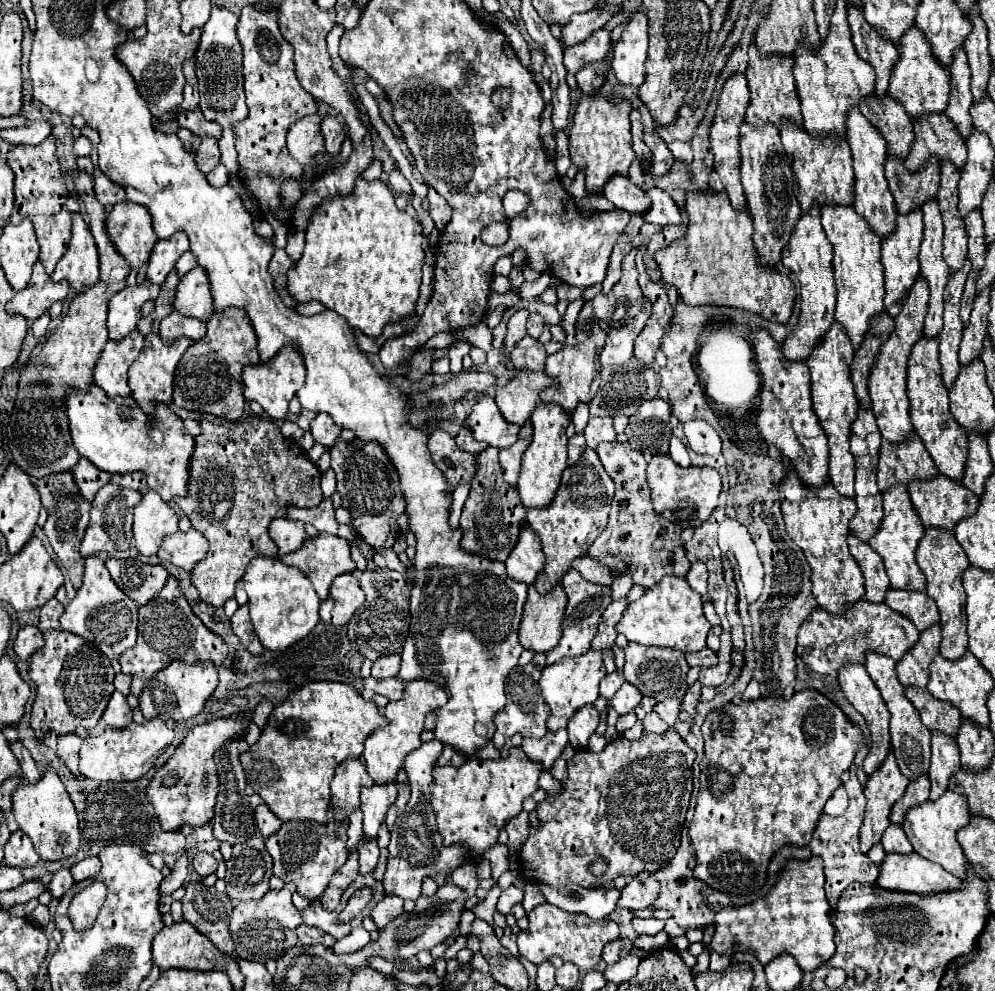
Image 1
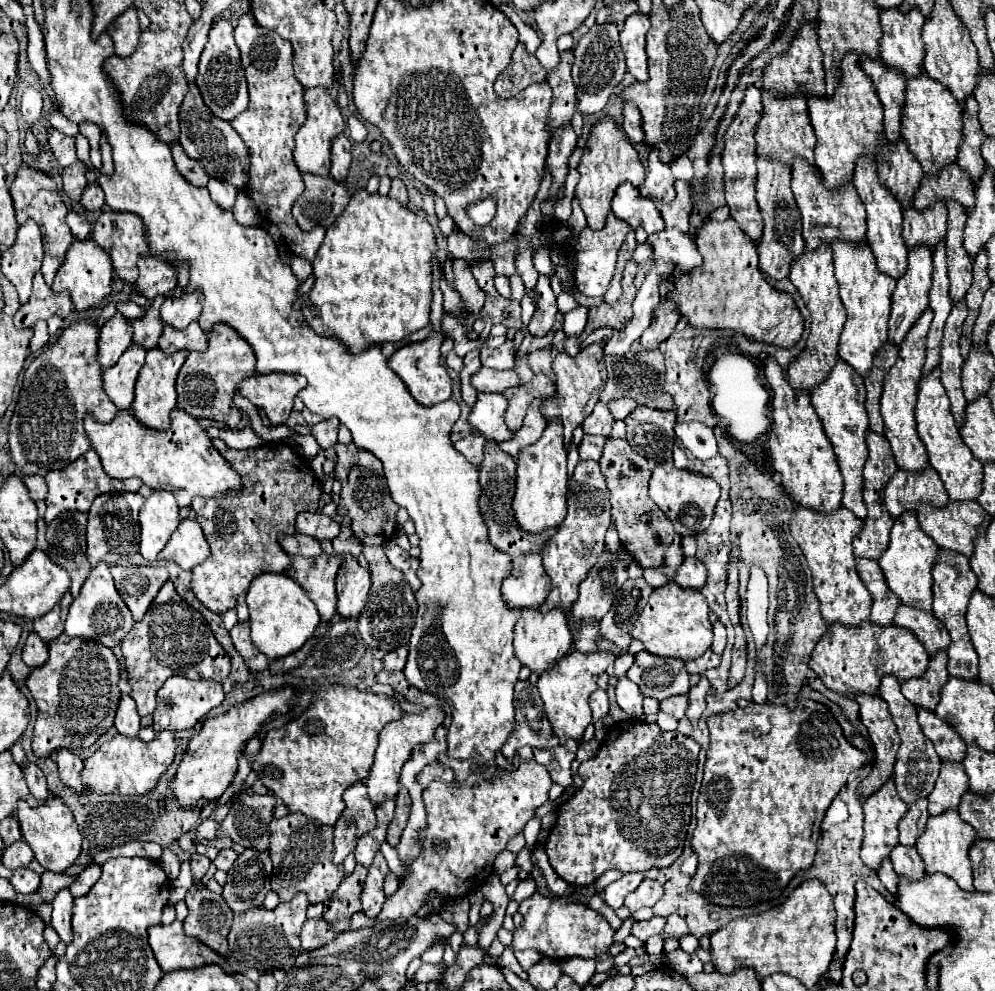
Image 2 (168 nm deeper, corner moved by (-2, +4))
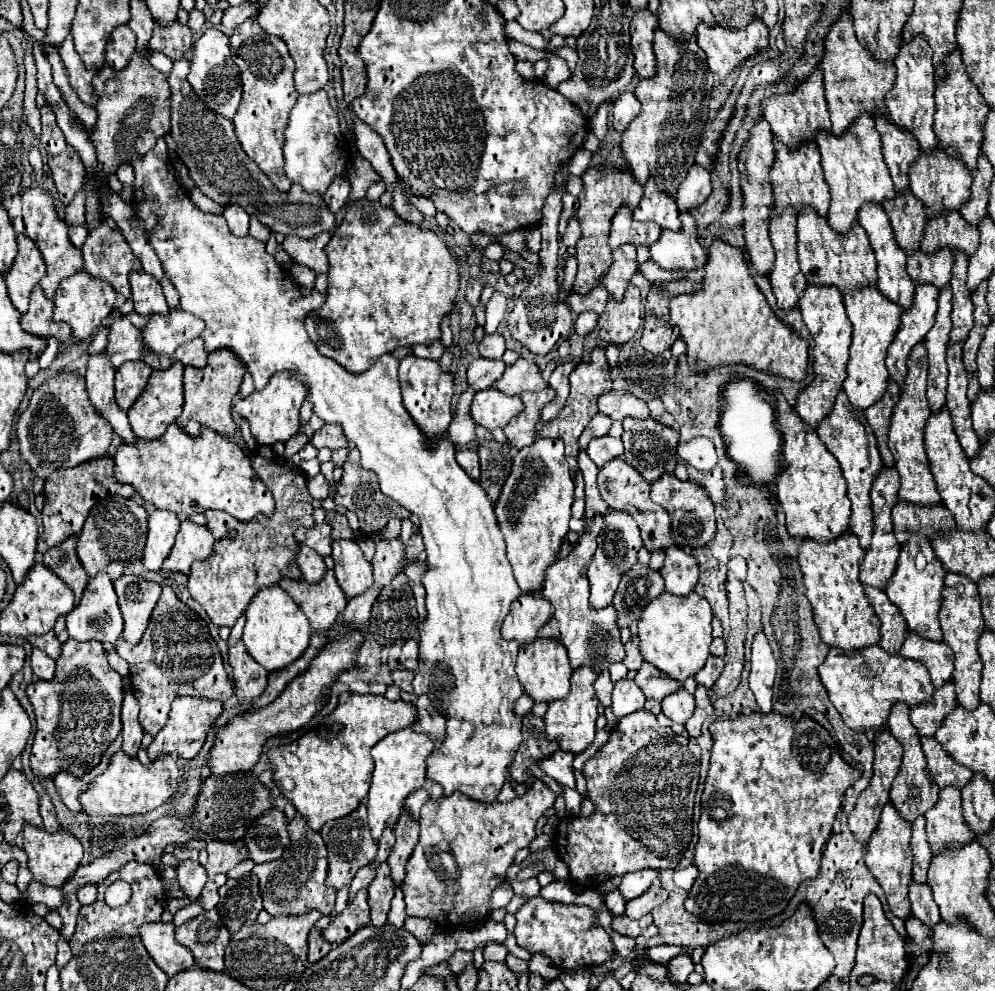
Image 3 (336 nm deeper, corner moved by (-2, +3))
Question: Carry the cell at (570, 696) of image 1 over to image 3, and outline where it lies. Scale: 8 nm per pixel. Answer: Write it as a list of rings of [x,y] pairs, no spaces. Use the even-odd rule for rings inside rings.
[[[582,666],[580,670],[576,670],[572,674],[572,690],[566,698],[562,700],[556,700],[548,706],[548,712],[546,712],[546,738],[548,740],[558,740],[560,742],[560,750],[568,750],[572,754],[580,754],[584,752],[592,740],[594,740],[594,734],[596,734],[596,706],[598,706],[598,698],[596,698],[596,692],[594,692],[594,680],[596,680],[596,674],[592,672],[592,668],[588,666]]]

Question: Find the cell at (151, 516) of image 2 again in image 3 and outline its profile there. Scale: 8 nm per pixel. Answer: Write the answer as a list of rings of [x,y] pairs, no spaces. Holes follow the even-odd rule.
[[[154,510],[148,518],[150,532],[144,546],[144,566],[148,570],[162,570],[162,562],[168,558],[174,538],[180,528],[180,520],[170,510]]]

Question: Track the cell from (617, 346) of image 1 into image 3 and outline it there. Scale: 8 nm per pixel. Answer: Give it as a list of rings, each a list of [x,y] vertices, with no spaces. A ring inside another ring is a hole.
[[[689,212],[681,213],[679,219],[682,222],[682,232],[664,230],[660,240],[650,248],[650,256],[664,270],[698,270],[698,268],[702,268],[706,264],[706,252],[698,242],[696,220]]]

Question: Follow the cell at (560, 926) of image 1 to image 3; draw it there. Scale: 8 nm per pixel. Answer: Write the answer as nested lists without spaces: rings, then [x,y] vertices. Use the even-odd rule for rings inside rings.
[[[534,896],[516,912],[516,920],[518,924],[516,924],[514,936],[518,940],[518,946],[526,948],[532,954],[538,952],[548,956],[554,962],[554,966],[562,970],[598,966],[614,956],[612,940],[608,932],[600,926],[590,906],[546,902],[544,898]]]

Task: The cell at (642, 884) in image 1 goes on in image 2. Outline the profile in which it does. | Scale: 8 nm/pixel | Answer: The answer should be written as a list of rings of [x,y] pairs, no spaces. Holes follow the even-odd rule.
[[[644,879],[644,881],[640,883],[640,887],[626,897],[624,905],[626,905],[632,913],[638,911],[638,909],[642,909],[642,907],[654,907],[656,901],[662,897],[662,893],[664,893],[664,891],[662,891],[662,885],[660,885],[658,881]]]

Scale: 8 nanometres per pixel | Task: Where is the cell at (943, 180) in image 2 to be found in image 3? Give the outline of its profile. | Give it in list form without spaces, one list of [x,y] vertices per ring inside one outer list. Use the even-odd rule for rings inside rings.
[[[944,212],[942,216],[928,220],[920,246],[930,254],[940,248],[950,248],[952,252],[960,250],[970,258],[978,246],[978,230],[966,224],[958,212]]]

